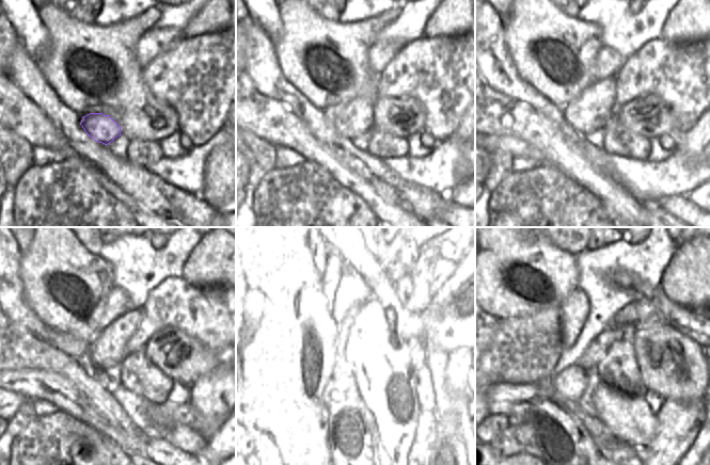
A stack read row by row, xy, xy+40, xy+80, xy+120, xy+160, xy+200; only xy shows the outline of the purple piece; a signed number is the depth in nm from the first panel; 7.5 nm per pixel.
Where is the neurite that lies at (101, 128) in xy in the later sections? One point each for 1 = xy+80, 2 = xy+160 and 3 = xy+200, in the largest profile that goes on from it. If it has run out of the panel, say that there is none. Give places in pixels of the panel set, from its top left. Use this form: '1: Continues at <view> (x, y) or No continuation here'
1: Continues at xy+80 (589, 113)
2: Continues at xy+160 (374, 320)
3: Continues at xy+200 (634, 313)

